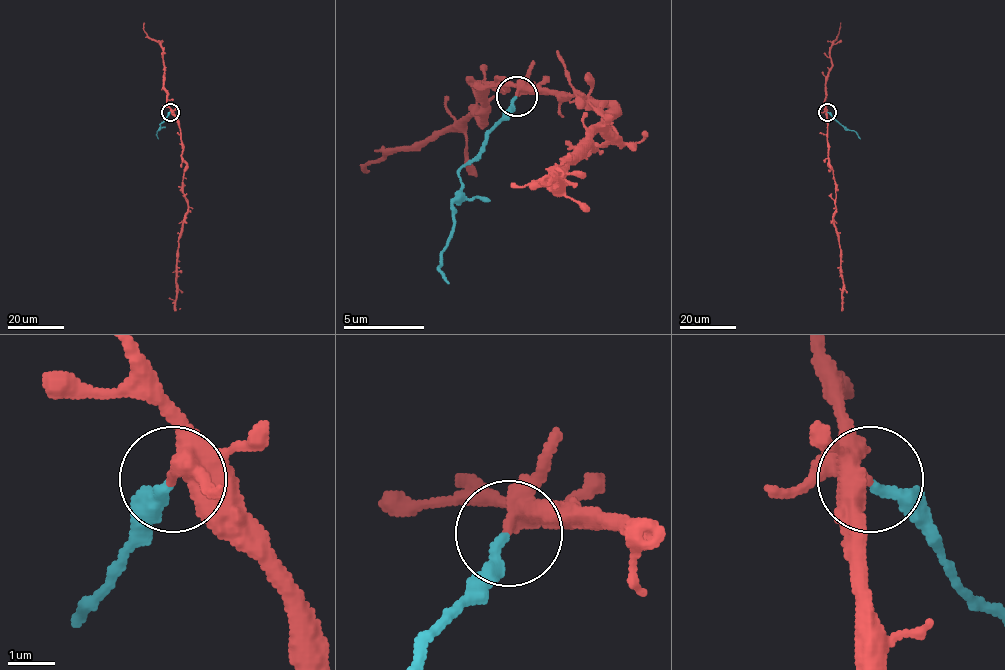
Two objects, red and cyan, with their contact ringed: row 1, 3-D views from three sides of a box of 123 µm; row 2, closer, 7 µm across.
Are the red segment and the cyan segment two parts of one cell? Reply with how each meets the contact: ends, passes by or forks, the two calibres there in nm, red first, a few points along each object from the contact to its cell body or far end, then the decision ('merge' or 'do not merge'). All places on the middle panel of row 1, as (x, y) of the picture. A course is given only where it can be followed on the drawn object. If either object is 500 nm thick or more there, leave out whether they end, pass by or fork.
red passes by | cyan ends | 320/240 nm | red via (518, 95), (574, 95), (610, 111), (590, 139), (618, 143), (594, 131), (554, 188), (546, 180), (578, 184) | cyan via (518, 95), (457, 176), (453, 228), (441, 256), (441, 276), (449, 284) | do not merge

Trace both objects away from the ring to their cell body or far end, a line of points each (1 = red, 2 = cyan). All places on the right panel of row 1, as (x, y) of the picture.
1: (827, 112), (828, 159), (835, 182), (833, 225), (840, 250), (842, 308)
2: (827, 112), (860, 138)

